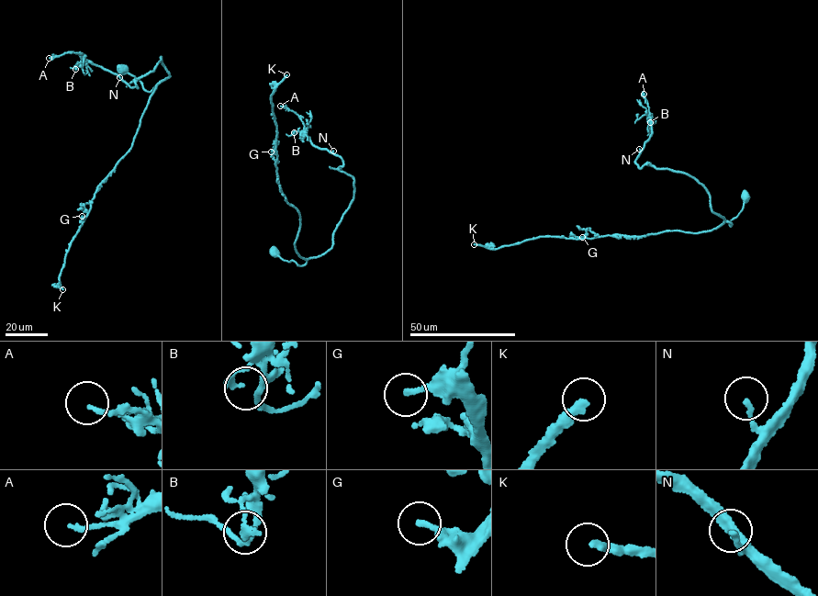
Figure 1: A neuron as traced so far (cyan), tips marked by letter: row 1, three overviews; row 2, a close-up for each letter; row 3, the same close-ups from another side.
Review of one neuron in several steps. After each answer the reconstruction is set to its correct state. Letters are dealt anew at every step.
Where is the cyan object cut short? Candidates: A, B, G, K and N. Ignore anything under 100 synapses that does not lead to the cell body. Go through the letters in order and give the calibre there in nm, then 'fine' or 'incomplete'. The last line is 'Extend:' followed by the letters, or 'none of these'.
A: 140 nm thick; fine
B: 170 nm thick; fine
G: 170 nm thick; fine
K: 280 nm thick; incomplete
N: 160 nm thick; fine
Extend: K

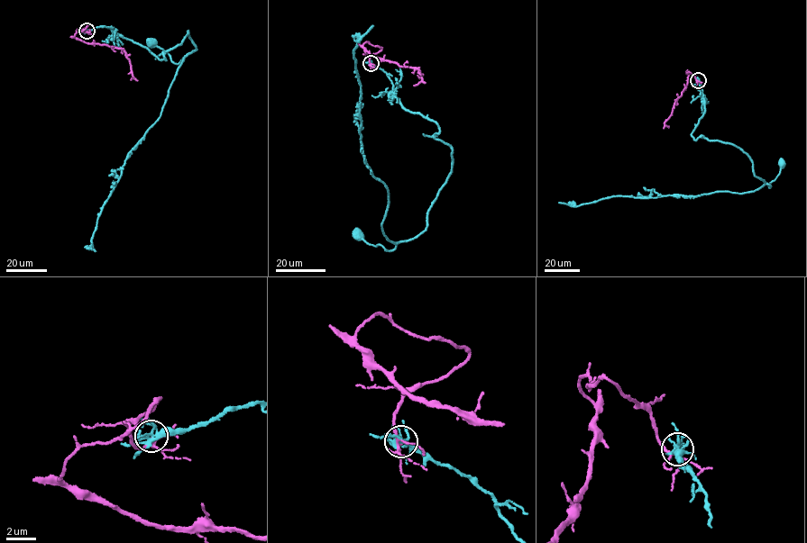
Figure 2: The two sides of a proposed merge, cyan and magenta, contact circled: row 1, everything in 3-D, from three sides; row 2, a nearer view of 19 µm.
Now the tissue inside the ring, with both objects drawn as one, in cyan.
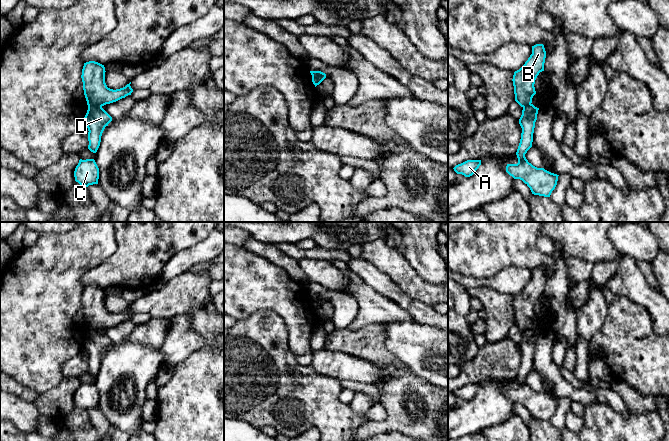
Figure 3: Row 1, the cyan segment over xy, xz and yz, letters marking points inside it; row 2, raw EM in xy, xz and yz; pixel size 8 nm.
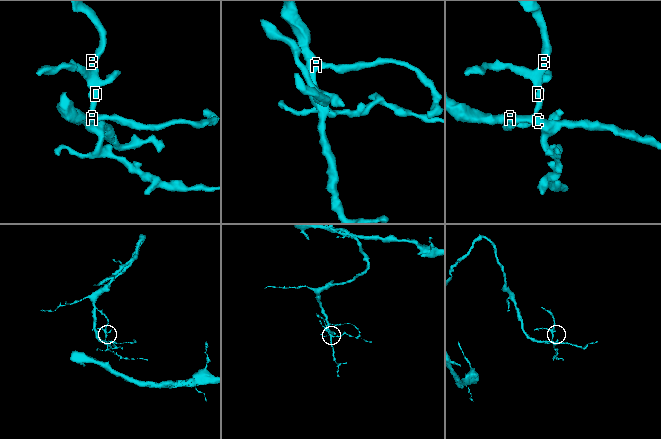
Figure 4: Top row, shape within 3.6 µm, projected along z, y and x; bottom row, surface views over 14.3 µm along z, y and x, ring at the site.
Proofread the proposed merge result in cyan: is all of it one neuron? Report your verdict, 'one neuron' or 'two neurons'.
two neurons

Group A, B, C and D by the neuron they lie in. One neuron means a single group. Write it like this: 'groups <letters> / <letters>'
groups A C D / B

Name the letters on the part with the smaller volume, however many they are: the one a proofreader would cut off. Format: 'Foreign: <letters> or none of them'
Foreign: B

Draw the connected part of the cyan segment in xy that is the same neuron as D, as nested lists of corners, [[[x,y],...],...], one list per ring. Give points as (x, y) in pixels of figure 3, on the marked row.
[[[89,106],[83,119],[83,124],[88,128],[88,149],[96,153],[101,142],[101,136],[112,117],[101,106]]]

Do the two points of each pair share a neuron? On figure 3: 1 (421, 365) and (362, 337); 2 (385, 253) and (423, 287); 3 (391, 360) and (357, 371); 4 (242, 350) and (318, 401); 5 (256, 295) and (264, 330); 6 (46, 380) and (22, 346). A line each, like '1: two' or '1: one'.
1: two
2: one
3: two
4: one
5: two
6: one

